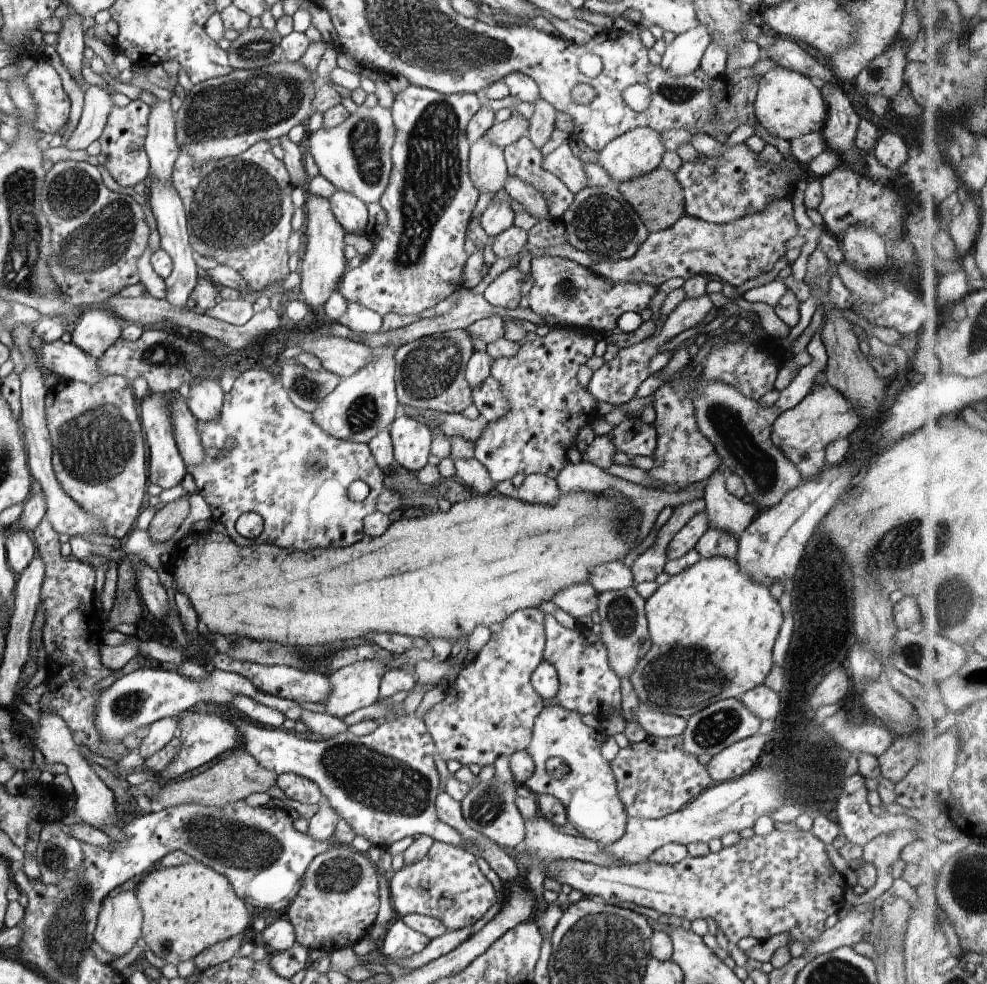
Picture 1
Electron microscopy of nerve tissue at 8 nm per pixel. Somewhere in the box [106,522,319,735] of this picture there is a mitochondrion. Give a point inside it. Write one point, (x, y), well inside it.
(126, 708)

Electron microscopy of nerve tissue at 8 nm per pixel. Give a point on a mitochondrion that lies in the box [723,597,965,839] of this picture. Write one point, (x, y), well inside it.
(912, 653)

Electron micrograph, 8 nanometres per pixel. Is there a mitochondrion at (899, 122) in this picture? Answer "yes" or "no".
no

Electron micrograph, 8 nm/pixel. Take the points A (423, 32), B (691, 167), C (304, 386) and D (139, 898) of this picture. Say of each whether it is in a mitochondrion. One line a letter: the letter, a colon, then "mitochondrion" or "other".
A: mitochondrion
B: other
C: mitochondrion
D: other

